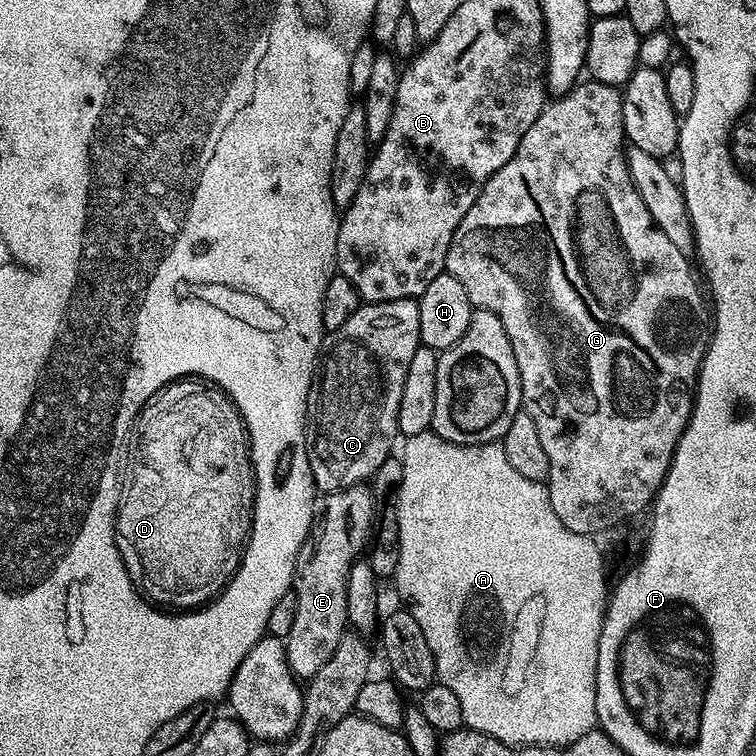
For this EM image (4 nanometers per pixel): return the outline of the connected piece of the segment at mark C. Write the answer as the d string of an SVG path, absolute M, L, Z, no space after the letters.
M416 300L361 303L360 309L338 330L327 333L320 347L318 391L310 408L310 470L321 493L337 492L355 484L371 481L372 475L393 455L392 443L398 440L398 406L402 402L402 386L406 386L406 370L414 350L422 347Z

